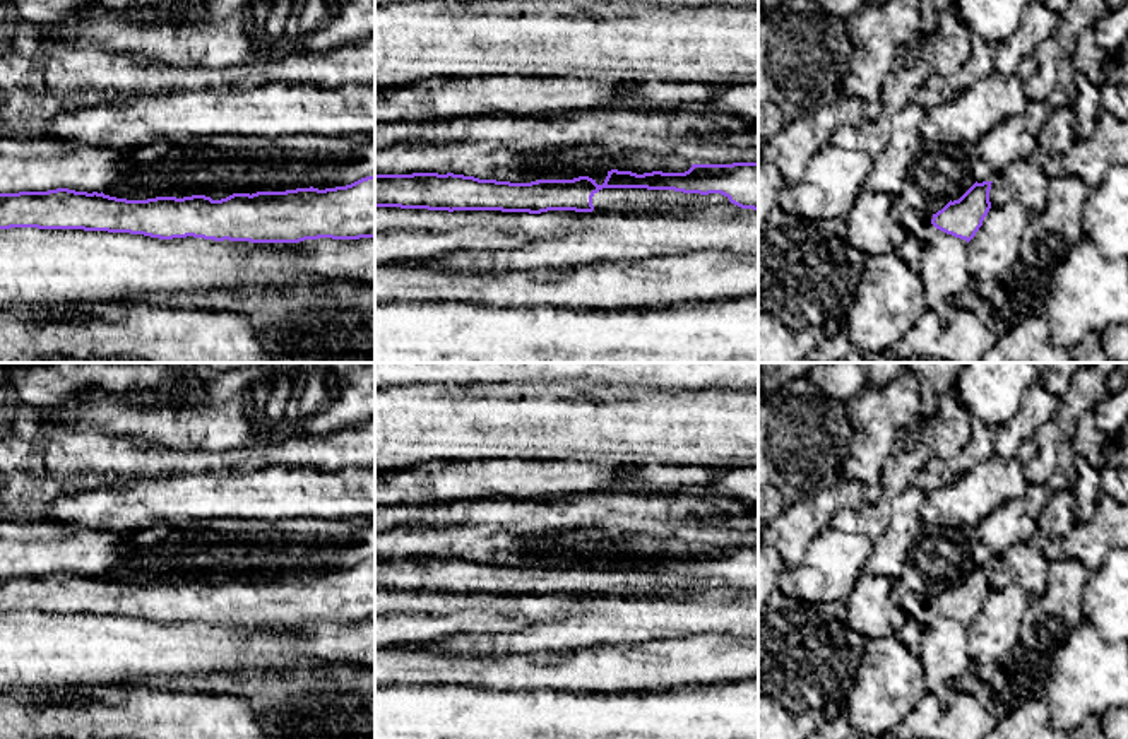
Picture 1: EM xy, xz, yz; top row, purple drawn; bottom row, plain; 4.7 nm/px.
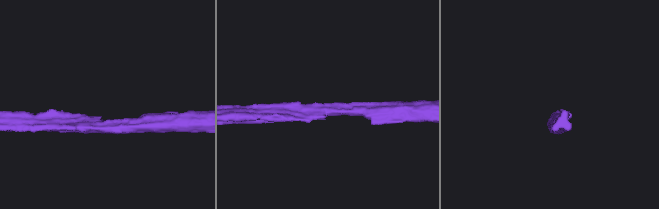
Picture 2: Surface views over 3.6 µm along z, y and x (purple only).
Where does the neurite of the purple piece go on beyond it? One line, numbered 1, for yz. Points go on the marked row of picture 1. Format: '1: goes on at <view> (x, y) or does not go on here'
1: does not go on here

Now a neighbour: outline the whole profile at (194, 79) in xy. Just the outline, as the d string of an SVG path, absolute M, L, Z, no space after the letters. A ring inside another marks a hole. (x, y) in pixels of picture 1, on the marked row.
M375 36L322 55L289 55L279 62L221 70L197 65L164 72L164 89L171 92L243 92L269 82L318 84L327 89L375 86Z

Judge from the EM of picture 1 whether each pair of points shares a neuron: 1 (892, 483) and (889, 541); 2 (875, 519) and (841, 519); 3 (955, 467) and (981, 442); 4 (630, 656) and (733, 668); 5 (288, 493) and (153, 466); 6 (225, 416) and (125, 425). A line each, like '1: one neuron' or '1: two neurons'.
1: two neurons
2: one neuron
3: one neuron
4: one neuron
5: two neurons
6: one neuron

